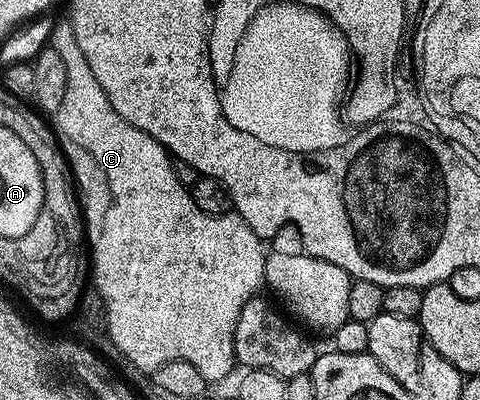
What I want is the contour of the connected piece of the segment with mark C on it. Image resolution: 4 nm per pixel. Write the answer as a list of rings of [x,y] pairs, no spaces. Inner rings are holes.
[[[63,18],[63,21],[59,20],[54,25],[49,46],[53,50],[57,50],[57,54],[61,54],[61,58],[65,61],[65,99],[62,100],[61,106],[57,106],[57,110],[53,114],[53,120],[55,120],[53,131],[55,139],[59,141],[60,148],[71,164],[71,174],[77,185],[77,195],[83,210],[85,240],[88,245],[91,243],[91,268],[95,271],[93,287],[101,294],[103,305],[107,311],[106,335],[128,359],[130,367],[139,368],[146,374],[157,370],[157,366],[161,366],[165,362],[184,360],[185,362],[193,362],[193,366],[197,366],[197,370],[201,370],[201,374],[208,382],[225,379],[230,374],[231,367],[236,367],[237,364],[233,343],[237,318],[243,307],[258,293],[255,291],[259,287],[262,289],[265,284],[263,275],[265,274],[268,253],[263,252],[264,241],[234,210],[228,210],[219,216],[210,216],[205,214],[205,210],[197,210],[197,202],[193,202],[190,187],[186,183],[182,184],[178,174],[175,173],[176,165],[173,163],[171,153],[162,148],[149,134],[145,134],[145,130],[137,130],[137,126],[125,122],[125,118],[121,118],[121,114],[117,114],[117,110],[113,110],[105,90],[101,90],[101,82],[97,82],[97,78],[93,78],[93,70],[89,67],[89,62],[85,58],[85,53],[81,51],[81,46],[77,44],[77,34],[73,34],[70,19]]]

